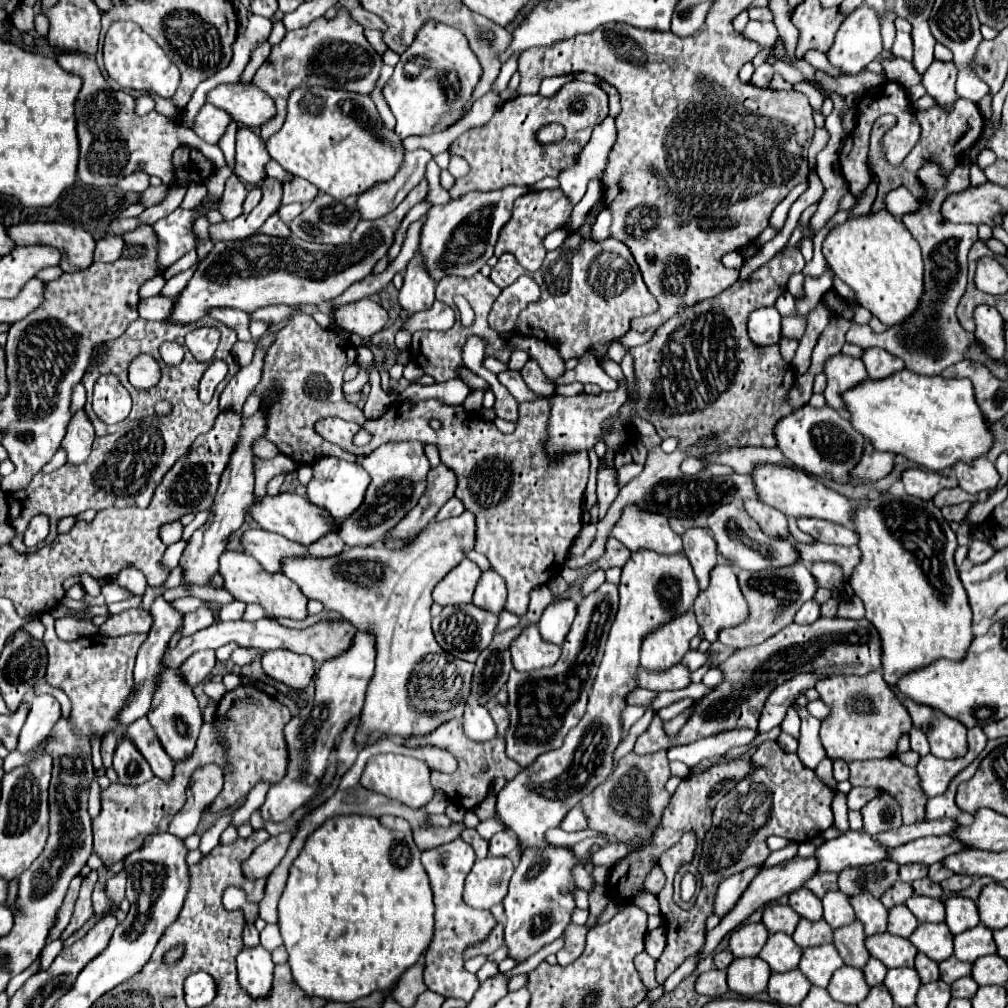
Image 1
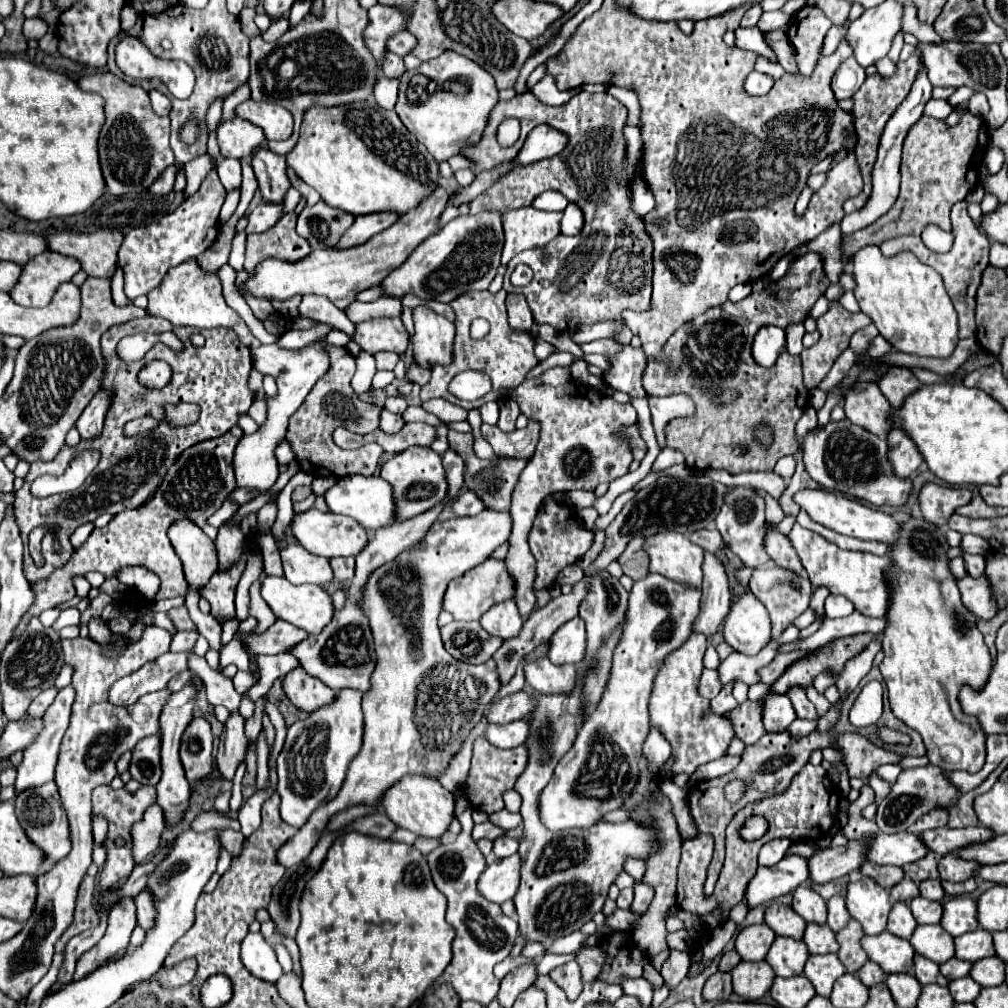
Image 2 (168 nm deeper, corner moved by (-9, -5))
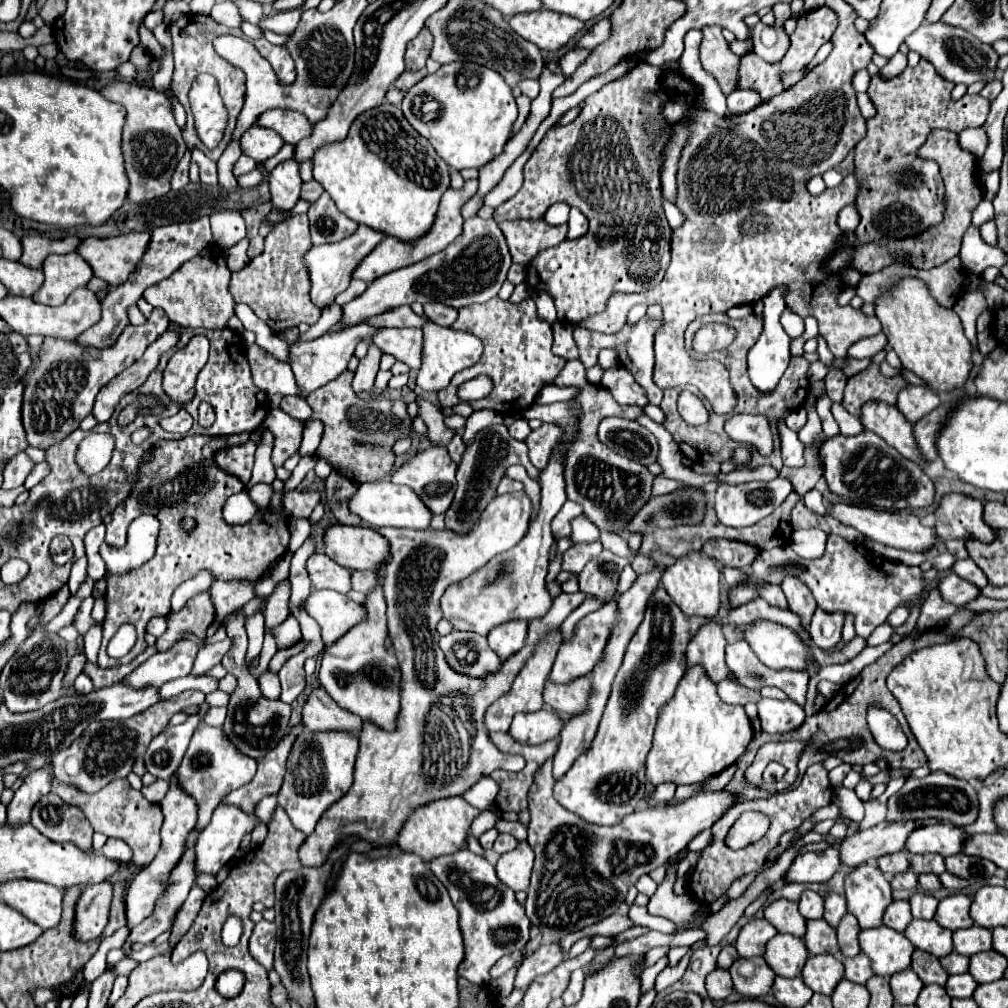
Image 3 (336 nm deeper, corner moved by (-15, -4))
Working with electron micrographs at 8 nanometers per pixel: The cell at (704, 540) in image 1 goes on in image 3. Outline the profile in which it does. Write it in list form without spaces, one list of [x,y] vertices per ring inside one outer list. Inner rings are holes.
[[[706,624],[700,628],[698,636],[688,644],[686,652],[686,670],[694,666],[702,666],[708,678],[718,684],[728,678],[728,666],[724,662],[724,648],[726,638],[722,634],[722,628],[718,624]]]

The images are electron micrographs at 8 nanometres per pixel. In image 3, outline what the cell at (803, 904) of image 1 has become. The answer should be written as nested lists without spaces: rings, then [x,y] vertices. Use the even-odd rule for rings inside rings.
[[[804,890],[800,900],[798,900],[798,906],[800,906],[800,914],[810,920],[810,918],[822,918],[824,914],[824,900],[820,894],[812,892],[812,890]]]

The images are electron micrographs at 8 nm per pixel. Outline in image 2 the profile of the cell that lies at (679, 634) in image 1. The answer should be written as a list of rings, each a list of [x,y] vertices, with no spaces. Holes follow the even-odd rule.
[[[692,633],[684,645],[666,655],[664,665],[660,667],[652,699],[650,699],[650,721],[656,725],[672,745],[672,755],[676,757],[674,773],[692,775],[702,763],[720,759],[734,737],[732,725],[722,715],[710,713],[710,701],[700,697],[696,691],[698,673],[702,673],[702,657],[708,647],[708,639],[702,633]]]

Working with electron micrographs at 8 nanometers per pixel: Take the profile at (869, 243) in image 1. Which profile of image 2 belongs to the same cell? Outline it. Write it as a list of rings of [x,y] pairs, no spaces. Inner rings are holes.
[[[866,245],[852,255],[852,269],[854,269],[852,273],[856,281],[854,295],[862,313],[866,313],[874,321],[880,335],[888,339],[896,351],[914,353],[922,357],[940,357],[940,359],[952,355],[958,343],[956,309],[944,289],[942,277],[932,267],[924,265],[918,257],[914,257],[912,251],[902,251],[892,257],[886,257],[878,249],[878,245]]]

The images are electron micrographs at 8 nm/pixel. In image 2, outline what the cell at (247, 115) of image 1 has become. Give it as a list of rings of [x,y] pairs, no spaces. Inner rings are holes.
[[[244,101],[236,107],[236,115],[258,125],[266,139],[288,139],[292,135],[292,115],[288,109],[266,101]]]

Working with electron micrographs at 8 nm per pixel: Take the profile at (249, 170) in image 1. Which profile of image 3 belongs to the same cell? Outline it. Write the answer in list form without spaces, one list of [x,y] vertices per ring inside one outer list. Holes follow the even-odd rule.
[[[286,160],[280,162],[268,176],[268,184],[270,184],[270,196],[272,196],[272,204],[282,208],[282,210],[292,210],[296,206],[296,202],[300,200],[300,172],[298,172],[300,164],[296,164],[296,160]]]

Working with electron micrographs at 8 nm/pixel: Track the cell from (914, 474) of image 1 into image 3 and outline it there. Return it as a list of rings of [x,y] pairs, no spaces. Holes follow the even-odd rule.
[[[964,494],[944,496],[940,508],[936,510],[936,518],[936,532],[942,540],[974,538],[986,544],[996,540],[996,530],[984,522],[982,502]]]

